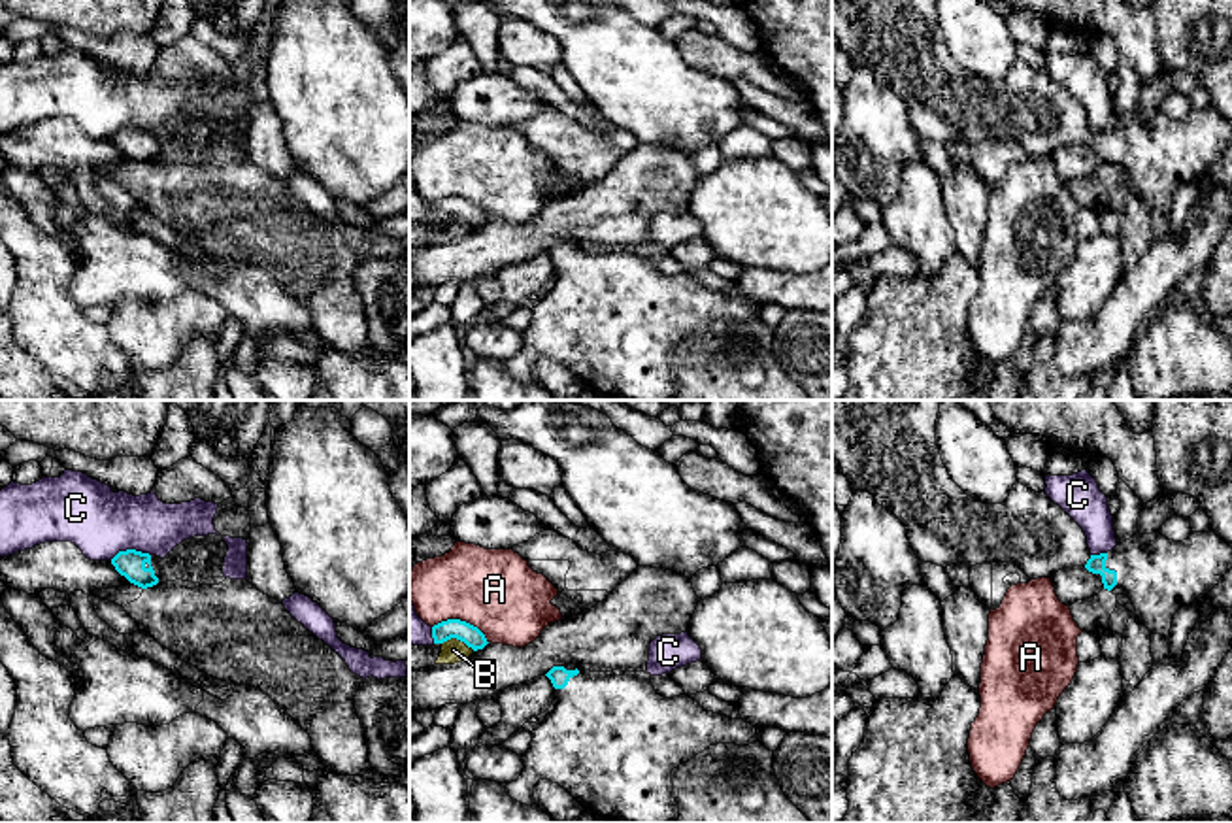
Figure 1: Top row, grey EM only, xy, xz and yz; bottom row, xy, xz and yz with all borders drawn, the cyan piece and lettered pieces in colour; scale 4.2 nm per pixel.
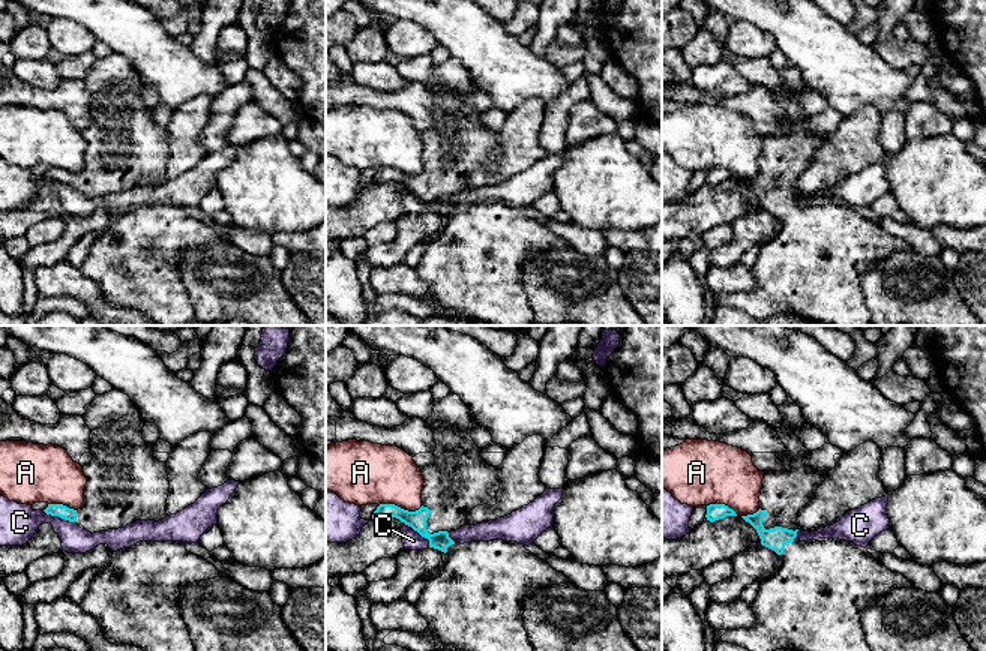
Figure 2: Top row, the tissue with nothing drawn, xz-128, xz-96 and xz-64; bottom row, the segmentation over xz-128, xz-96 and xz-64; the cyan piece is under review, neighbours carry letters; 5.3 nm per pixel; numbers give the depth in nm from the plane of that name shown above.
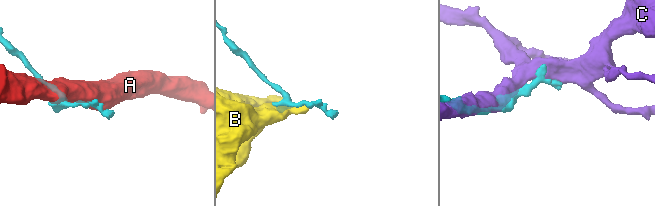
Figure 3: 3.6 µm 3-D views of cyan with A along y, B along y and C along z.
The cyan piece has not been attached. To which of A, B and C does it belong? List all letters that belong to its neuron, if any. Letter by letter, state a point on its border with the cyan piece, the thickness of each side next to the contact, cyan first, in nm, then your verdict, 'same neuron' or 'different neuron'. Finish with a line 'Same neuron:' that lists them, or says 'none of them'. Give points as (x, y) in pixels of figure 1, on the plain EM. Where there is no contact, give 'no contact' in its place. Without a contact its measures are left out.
A: xz (463, 199) | 90/360 nm | different neuron
B: xz (459, 216) | 90/100 nm | different neuron
C: xy (129, 127) | 120/280 nm | different neuron
Same neuron: none of them

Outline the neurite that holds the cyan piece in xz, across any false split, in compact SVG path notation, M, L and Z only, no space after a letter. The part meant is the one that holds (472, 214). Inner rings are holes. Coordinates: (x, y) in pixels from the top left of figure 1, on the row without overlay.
M447 196L434 202L432 215L434 221L443 221L451 215L457 215L464 219L468 225L472 225L474 228L483 227L489 221L485 211L477 204L460 196Z

